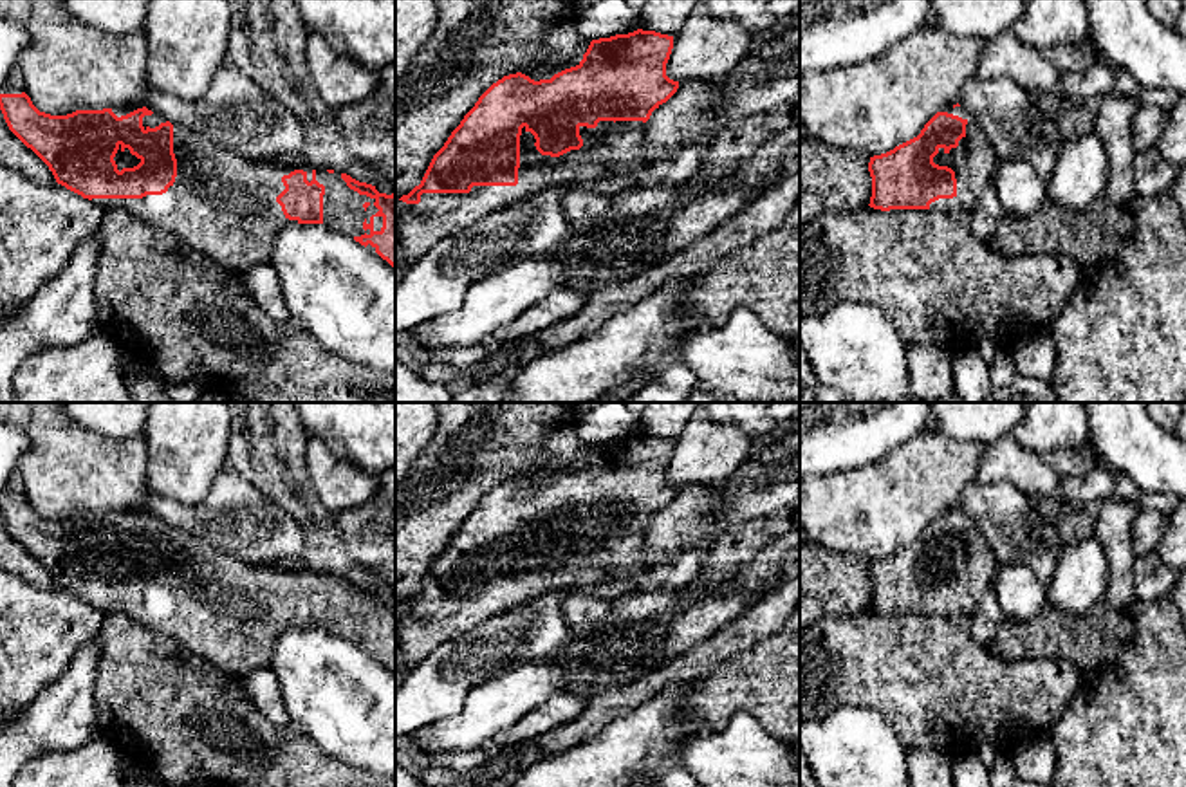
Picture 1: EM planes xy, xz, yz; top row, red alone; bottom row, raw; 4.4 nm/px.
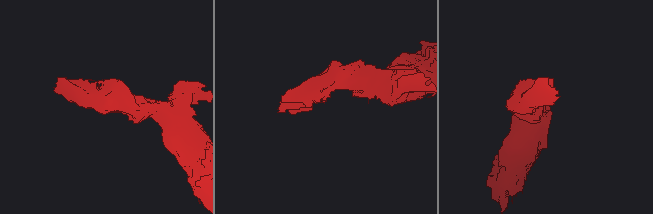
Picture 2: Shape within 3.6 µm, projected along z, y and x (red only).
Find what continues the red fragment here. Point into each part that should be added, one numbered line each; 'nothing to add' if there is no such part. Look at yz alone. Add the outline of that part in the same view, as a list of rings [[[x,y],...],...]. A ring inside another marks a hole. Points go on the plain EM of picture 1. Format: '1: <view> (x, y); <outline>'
1: yz (973, 565); [[[948,511],[942,516],[959,520],[968,529],[966,540],[959,545],[957,552],[951,552],[948,558],[944,552],[939,552],[939,558],[933,561],[935,569],[948,570],[955,576],[957,599],[931,606],[930,614],[971,617],[977,610],[978,597],[993,585],[998,563],[982,531],[962,511]]]

